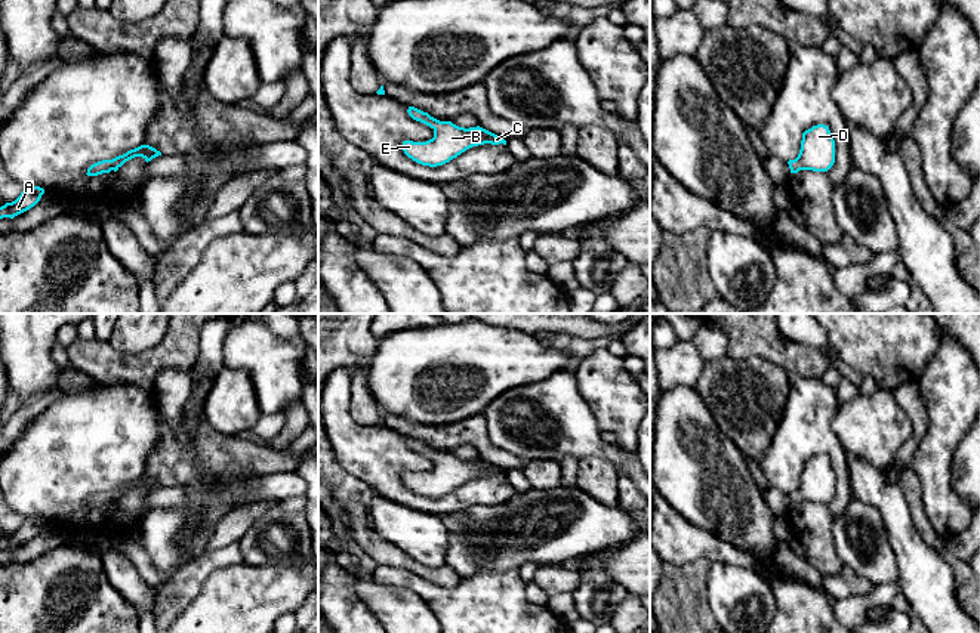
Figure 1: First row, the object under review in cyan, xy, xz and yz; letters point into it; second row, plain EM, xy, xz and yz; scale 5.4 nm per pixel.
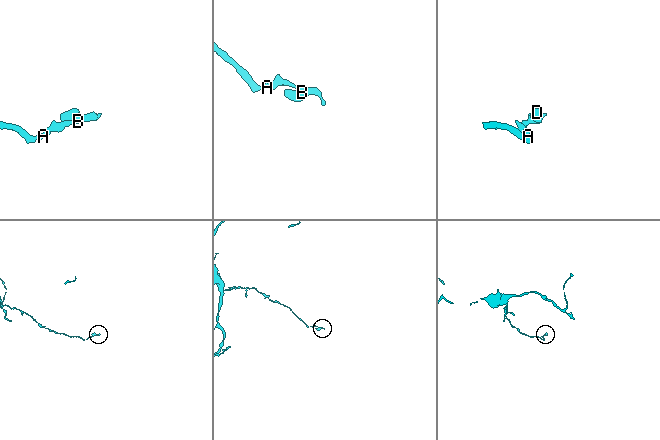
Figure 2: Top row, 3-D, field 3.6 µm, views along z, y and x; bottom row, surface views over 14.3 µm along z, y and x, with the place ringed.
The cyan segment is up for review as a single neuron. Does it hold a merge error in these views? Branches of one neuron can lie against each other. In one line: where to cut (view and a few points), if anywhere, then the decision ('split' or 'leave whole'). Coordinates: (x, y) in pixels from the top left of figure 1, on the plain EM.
cut none; leave whole

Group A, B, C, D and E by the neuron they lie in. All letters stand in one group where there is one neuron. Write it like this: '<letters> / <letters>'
A B C D E

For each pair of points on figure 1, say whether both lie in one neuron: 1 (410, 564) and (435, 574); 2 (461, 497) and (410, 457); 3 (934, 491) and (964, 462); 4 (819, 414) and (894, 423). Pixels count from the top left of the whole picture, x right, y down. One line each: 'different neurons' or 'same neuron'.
1: same neuron
2: same neuron
3: different neurons
4: different neurons

